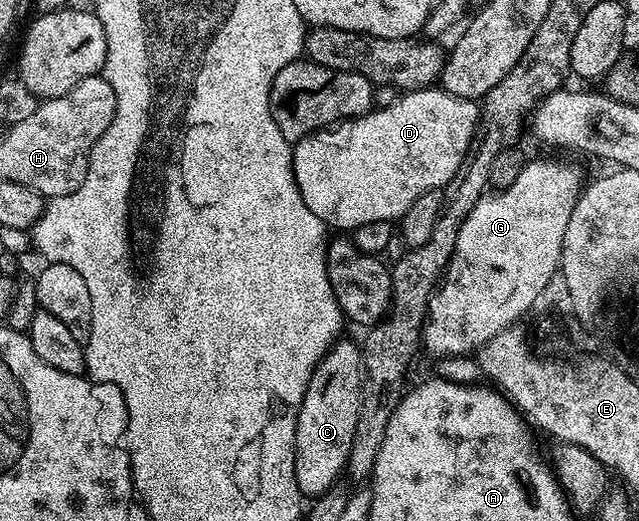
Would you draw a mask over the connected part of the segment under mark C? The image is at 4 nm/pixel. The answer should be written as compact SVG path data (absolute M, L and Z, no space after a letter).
M334 341L331 349L319 360L307 392L301 396L301 404L295 410L293 439L295 440L295 470L293 481L299 484L302 495L316 496L325 494L338 485L337 478L349 465L351 444L355 440L355 424L359 424L359 404L361 403L361 348L355 341Z

